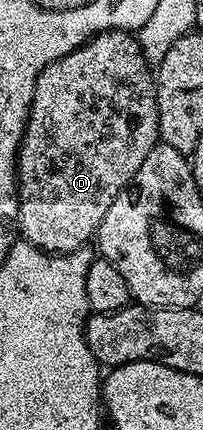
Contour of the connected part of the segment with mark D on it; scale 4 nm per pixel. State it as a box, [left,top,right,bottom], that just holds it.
[18,32,159,252]

